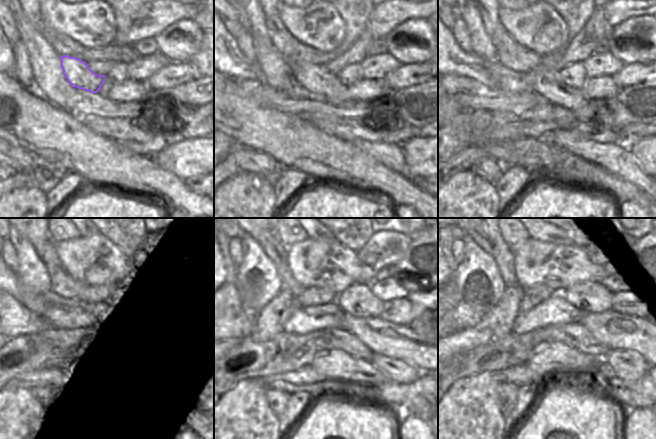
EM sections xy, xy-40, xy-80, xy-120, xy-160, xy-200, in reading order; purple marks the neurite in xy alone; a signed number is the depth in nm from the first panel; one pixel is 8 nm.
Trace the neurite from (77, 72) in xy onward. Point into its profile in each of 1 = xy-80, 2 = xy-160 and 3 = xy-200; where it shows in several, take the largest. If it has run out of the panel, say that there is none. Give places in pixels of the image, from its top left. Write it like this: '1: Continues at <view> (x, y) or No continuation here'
1: Continues at xy-80 (546, 82)
2: Continues at xy-160 (364, 328)
3: Continues at xy-200 (595, 323).

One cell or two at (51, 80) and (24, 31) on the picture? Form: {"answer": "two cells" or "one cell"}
{"answer": "one cell"}

